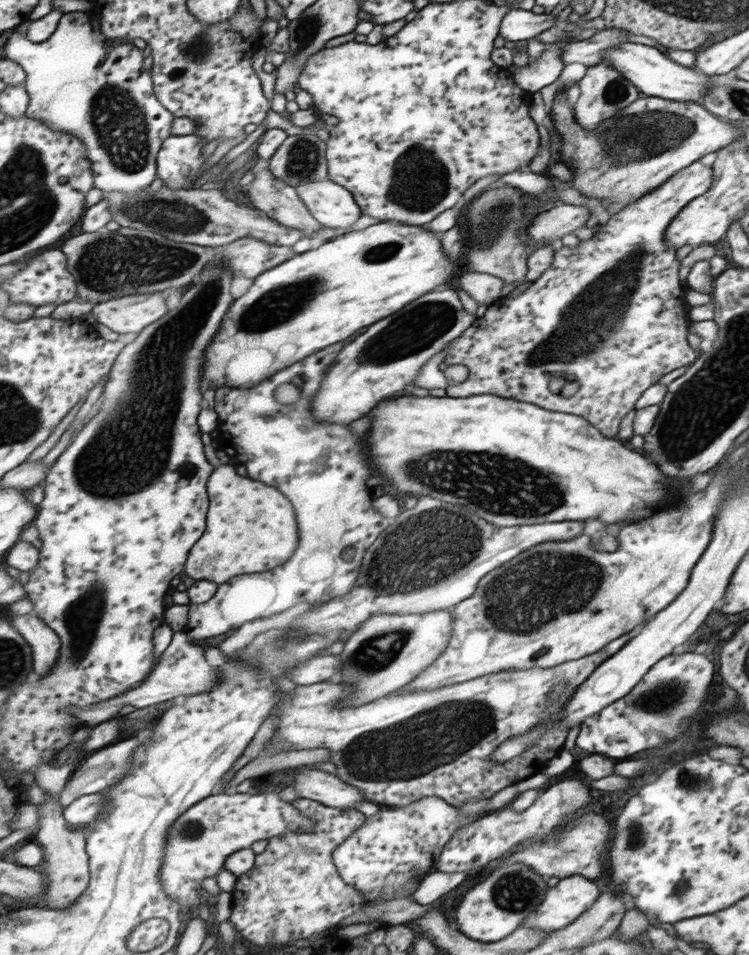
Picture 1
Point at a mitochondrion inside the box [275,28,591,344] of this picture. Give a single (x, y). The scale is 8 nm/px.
(430, 181)

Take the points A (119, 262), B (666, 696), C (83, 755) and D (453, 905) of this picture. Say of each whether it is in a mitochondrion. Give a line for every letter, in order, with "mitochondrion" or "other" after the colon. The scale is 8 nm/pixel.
A: mitochondrion
B: mitochondrion
C: other
D: other

